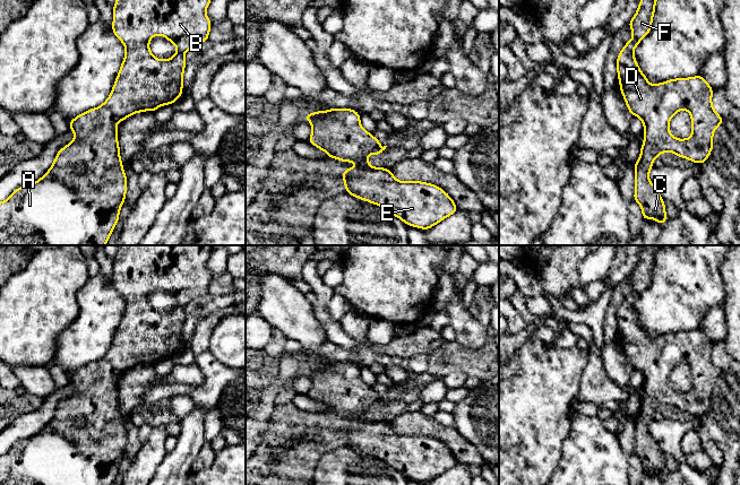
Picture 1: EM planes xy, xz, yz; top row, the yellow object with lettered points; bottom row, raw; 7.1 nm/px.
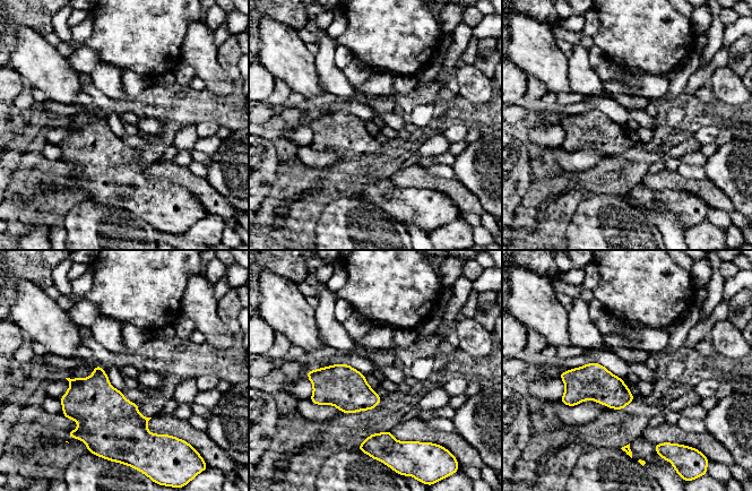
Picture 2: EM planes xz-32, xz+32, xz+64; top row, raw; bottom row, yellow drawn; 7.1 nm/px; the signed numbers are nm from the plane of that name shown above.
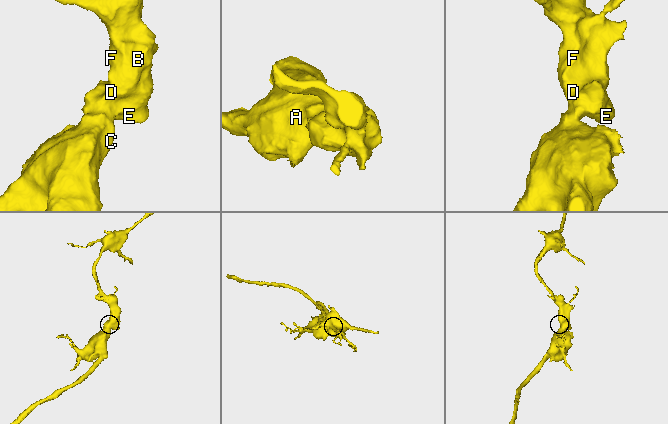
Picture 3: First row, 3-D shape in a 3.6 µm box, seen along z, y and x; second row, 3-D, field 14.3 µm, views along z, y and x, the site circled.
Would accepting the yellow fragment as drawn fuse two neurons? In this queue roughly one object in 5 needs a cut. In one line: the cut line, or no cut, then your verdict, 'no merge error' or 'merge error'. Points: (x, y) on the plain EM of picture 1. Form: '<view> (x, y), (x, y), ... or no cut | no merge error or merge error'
no cut | no merge error

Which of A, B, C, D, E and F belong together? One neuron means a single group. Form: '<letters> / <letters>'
A B C D E F

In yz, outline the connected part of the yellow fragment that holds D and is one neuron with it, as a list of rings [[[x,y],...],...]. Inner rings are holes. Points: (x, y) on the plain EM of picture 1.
[[[642,245],[636,268],[628,276],[633,284],[633,292],[626,296],[617,312],[617,324],[620,336],[620,344],[631,369],[638,370],[644,376],[644,397],[640,400],[640,410],[635,416],[635,449],[634,453],[639,457],[643,466],[643,474],[655,473],[662,479],[668,473],[665,468],[664,453],[660,444],[651,435],[648,427],[653,421],[653,414],[661,406],[674,406],[677,409],[687,412],[694,416],[703,417],[713,402],[713,387],[723,376],[719,366],[713,362],[713,341],[700,329],[690,331],[670,332],[665,336],[651,338],[646,329],[640,324],[634,310],[634,303],[638,296],[649,286],[655,266],[655,257],[660,250],[659,245]],[[687,363],[691,370],[692,387],[688,392],[677,392],[669,383],[671,371],[679,364]]]

